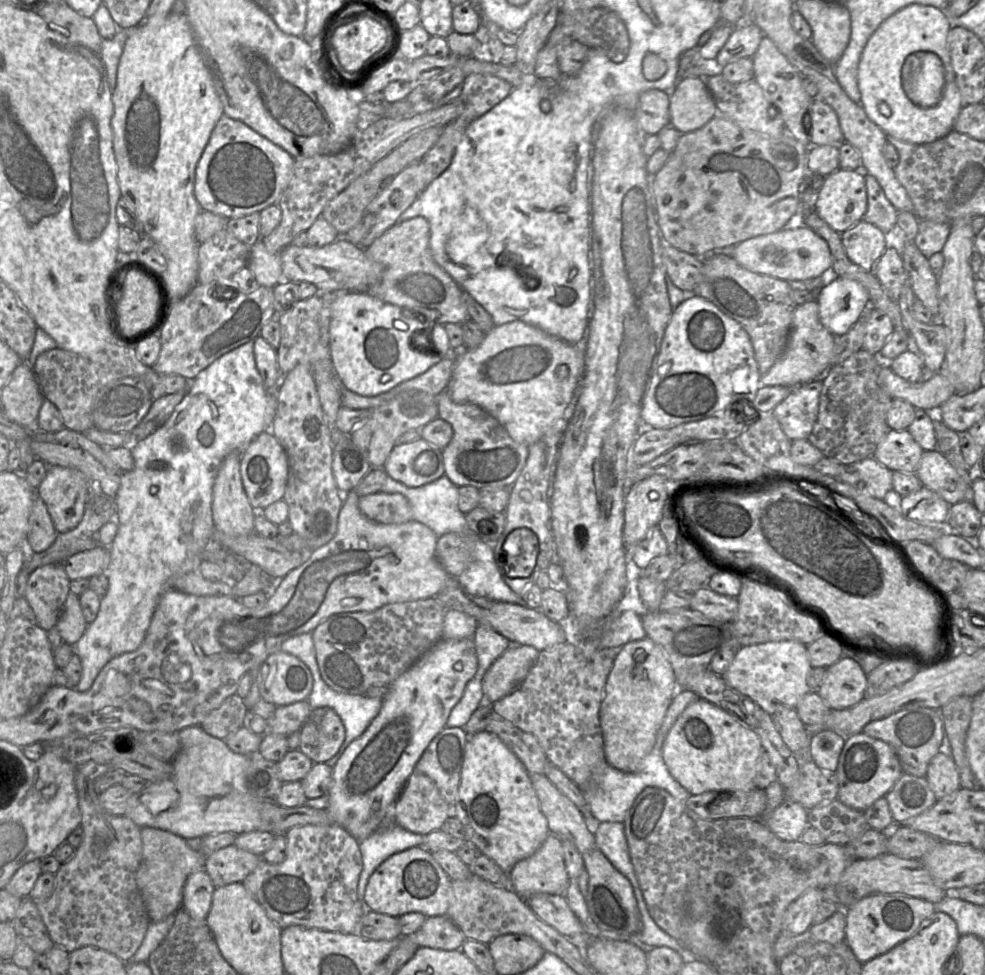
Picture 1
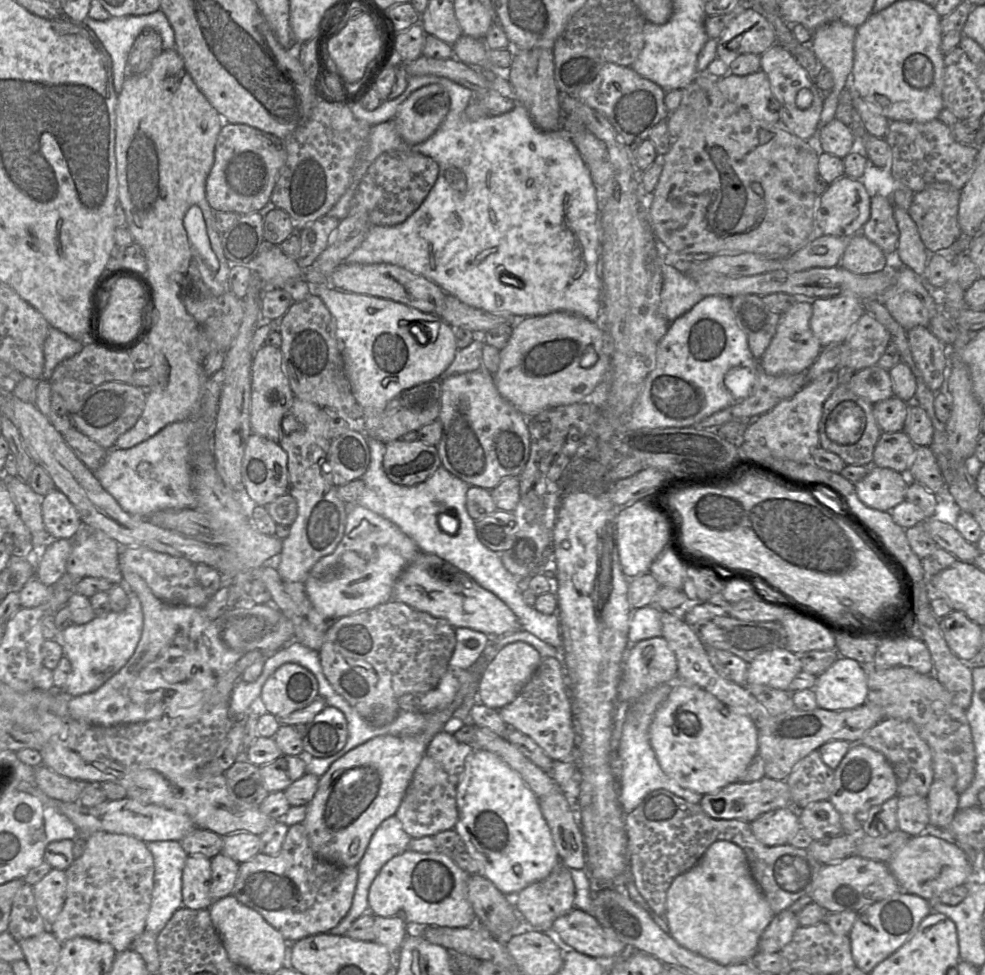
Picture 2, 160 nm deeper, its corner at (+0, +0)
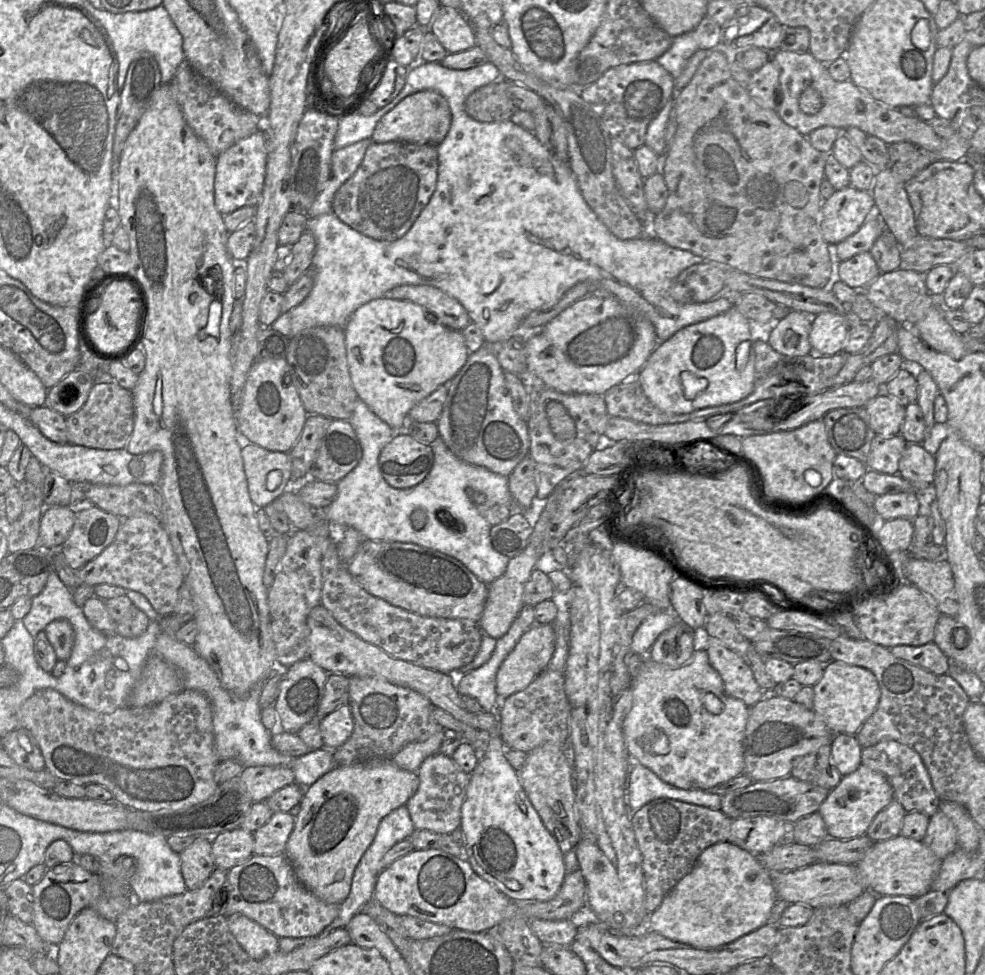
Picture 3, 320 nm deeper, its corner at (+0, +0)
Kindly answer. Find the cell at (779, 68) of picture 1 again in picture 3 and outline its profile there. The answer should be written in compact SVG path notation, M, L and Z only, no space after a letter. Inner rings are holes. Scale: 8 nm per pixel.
M778 49L772 59L779 68L781 101L776 107L780 118L800 134L808 136L812 131L832 126L840 130L856 127L878 137L887 145L910 142L928 151L938 151L943 139L928 122L917 116L907 117L898 108L889 107L874 99L867 91L851 80L836 81L828 72L826 64L818 61L810 52L791 52Z

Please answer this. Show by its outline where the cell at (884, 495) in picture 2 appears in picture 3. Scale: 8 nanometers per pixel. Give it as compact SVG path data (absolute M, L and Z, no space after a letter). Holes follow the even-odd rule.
M917 491L883 494L873 499L872 507L882 520L913 520L921 513L921 495Z

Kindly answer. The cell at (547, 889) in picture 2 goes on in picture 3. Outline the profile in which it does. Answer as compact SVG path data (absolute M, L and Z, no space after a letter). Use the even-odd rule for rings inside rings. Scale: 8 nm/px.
M570 919L568 920L530 920L530 927L534 934L544 944L570 947L579 935L579 929Z

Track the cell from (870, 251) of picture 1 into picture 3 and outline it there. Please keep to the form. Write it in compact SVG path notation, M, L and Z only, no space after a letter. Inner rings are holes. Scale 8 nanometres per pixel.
M870 252L859 253L839 261L836 278L855 290L865 289L881 274Z

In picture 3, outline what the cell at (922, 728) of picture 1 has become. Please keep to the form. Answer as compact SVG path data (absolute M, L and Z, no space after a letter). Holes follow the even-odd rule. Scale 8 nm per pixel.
M884 740L862 749L861 764L886 777L893 789L894 799L907 813L917 811L931 817L939 810L941 800L920 755L913 748L894 740Z

